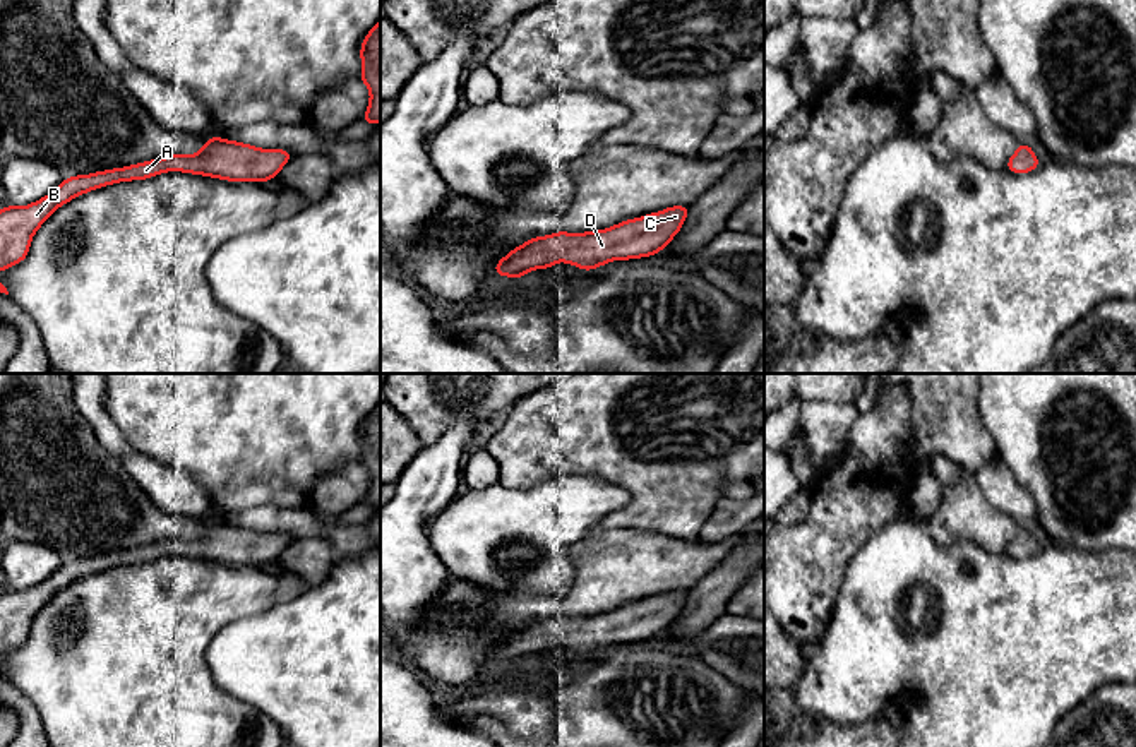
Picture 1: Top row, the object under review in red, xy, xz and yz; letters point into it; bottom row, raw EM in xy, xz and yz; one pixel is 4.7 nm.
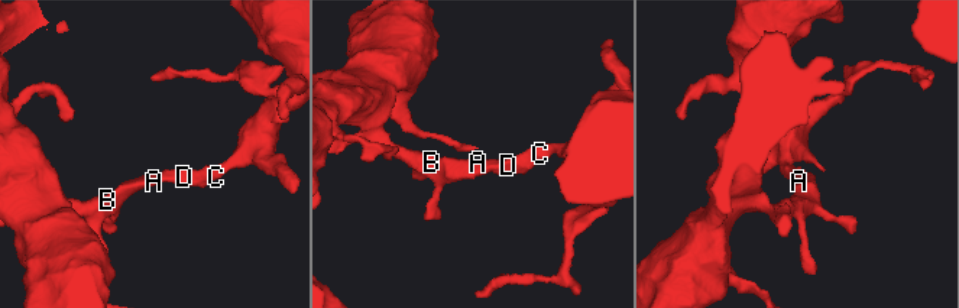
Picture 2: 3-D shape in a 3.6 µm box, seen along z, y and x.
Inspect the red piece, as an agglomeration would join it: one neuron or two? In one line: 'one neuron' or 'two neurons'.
one neuron

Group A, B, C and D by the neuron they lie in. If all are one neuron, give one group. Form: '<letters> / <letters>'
A B C D

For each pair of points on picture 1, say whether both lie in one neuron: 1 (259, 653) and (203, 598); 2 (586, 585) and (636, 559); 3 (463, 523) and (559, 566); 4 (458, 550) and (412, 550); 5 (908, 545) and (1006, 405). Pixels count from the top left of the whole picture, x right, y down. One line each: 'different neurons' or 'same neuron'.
1: different neurons
2: same neuron
3: same neuron
4: different neurons
5: different neurons

